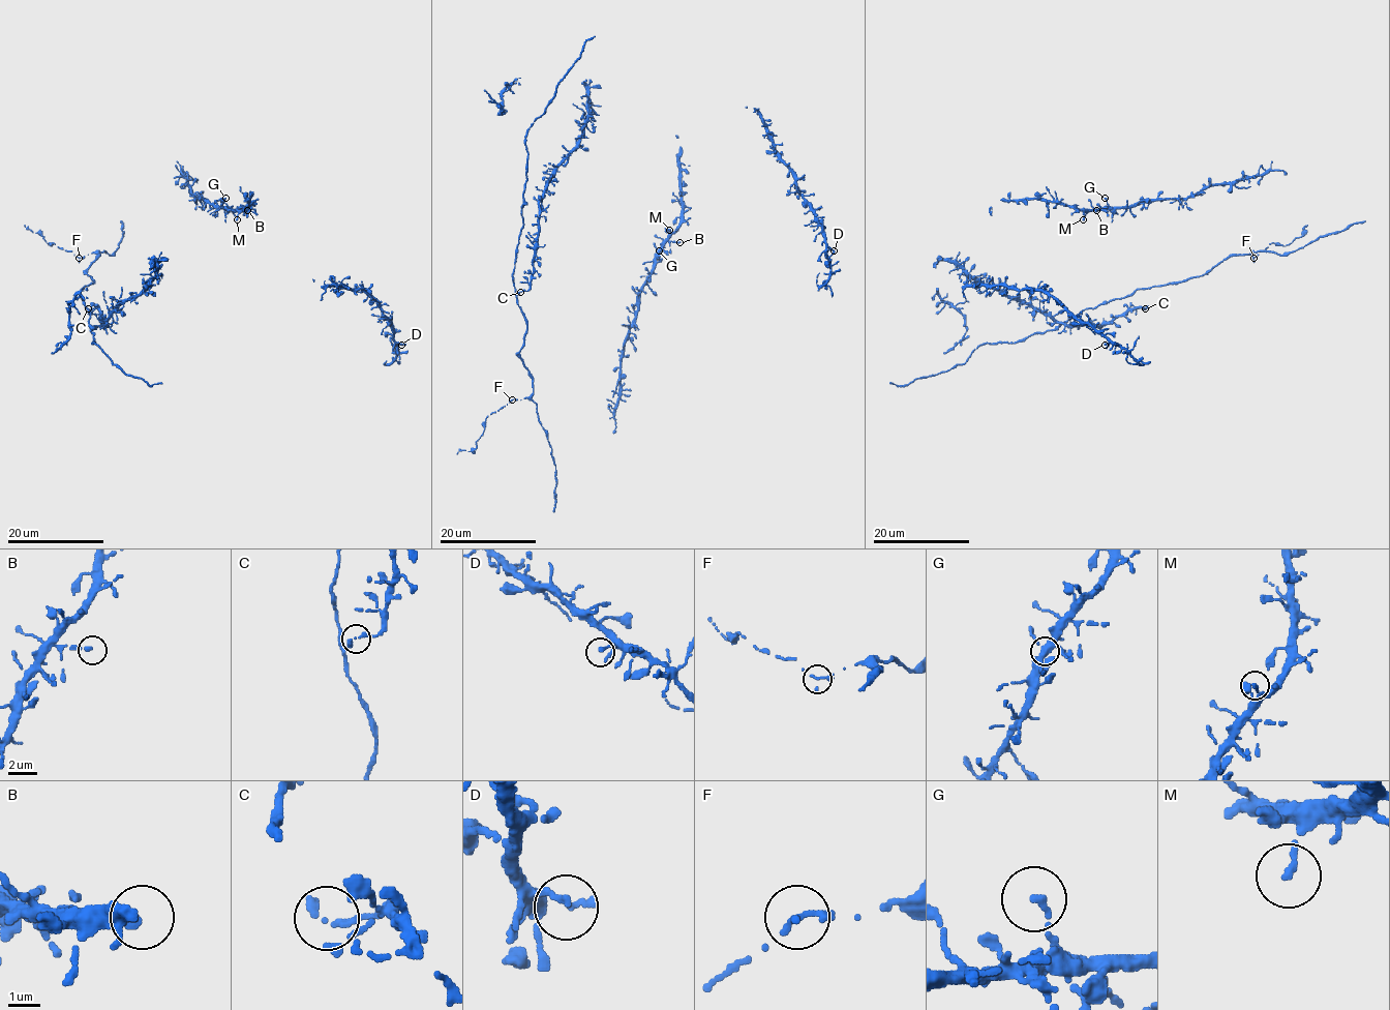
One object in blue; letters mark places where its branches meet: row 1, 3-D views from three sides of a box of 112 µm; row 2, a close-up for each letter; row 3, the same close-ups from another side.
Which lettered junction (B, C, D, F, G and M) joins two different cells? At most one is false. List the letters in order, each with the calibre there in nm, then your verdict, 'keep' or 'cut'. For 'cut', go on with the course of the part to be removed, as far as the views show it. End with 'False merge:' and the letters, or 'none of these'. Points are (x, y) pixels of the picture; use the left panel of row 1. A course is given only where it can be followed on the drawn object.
B: 280 nm thick; keep
C: 320 nm thick; keep
D: 240 nm thick; keep
F: 280 nm thick; cut; foreign part runs (79, 258), (53, 242), (51, 246), (24, 225)
G: 240 nm thick; keep
M: 280 nm thick; keep
False merge: F

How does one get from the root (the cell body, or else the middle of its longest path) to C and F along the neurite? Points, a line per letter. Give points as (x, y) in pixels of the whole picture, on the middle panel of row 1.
C: (515, 261), (522, 228), (536, 241), (536, 256), (529, 288), (520, 292)
F: (515, 261), (512, 274), (514, 294), (526, 323), (519, 357), (533, 380), (533, 392), (527, 397), (512, 399)

